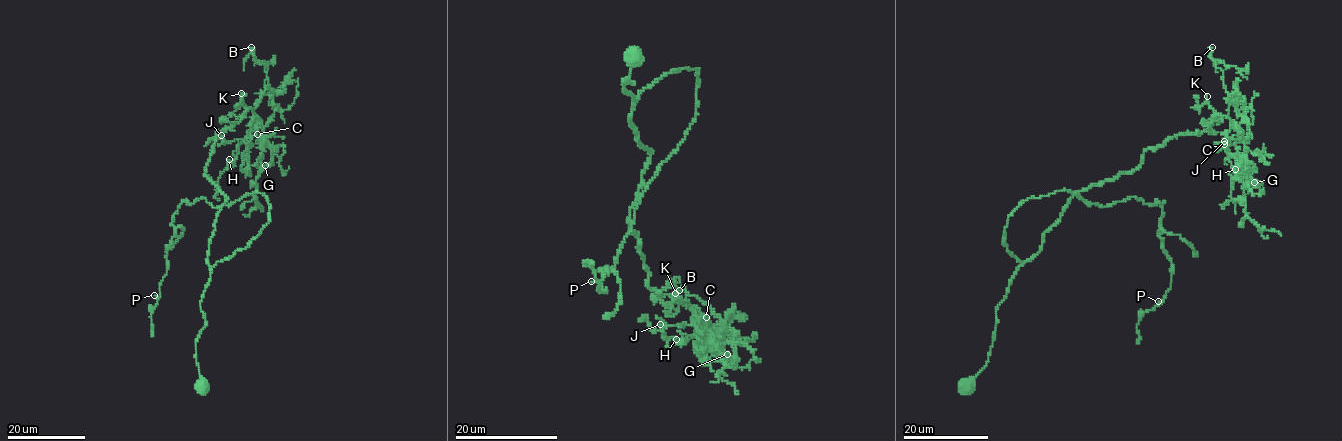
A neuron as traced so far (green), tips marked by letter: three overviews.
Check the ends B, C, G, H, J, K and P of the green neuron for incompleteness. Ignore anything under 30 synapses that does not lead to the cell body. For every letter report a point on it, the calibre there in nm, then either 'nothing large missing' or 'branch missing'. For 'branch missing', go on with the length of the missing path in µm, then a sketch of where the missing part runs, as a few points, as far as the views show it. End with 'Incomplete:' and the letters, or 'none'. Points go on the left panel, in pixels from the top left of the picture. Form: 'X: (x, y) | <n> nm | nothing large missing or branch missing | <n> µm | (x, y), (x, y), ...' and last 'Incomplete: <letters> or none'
B: (251, 47) | 360 nm | nothing large missing
C: (257, 134) | 130 nm | nothing large missing
G: (265, 165) | 120 nm | nothing large missing
H: (229, 159) | 150 nm | nothing large missing
J: (221, 135) | 130 nm | nothing large missing
K: (241, 93) | 160 nm | branch missing | 7 µm | (241, 93), (240, 90), (226, 96)
P: (154, 295) | 130 nm | nothing large missing
Incomplete: K

